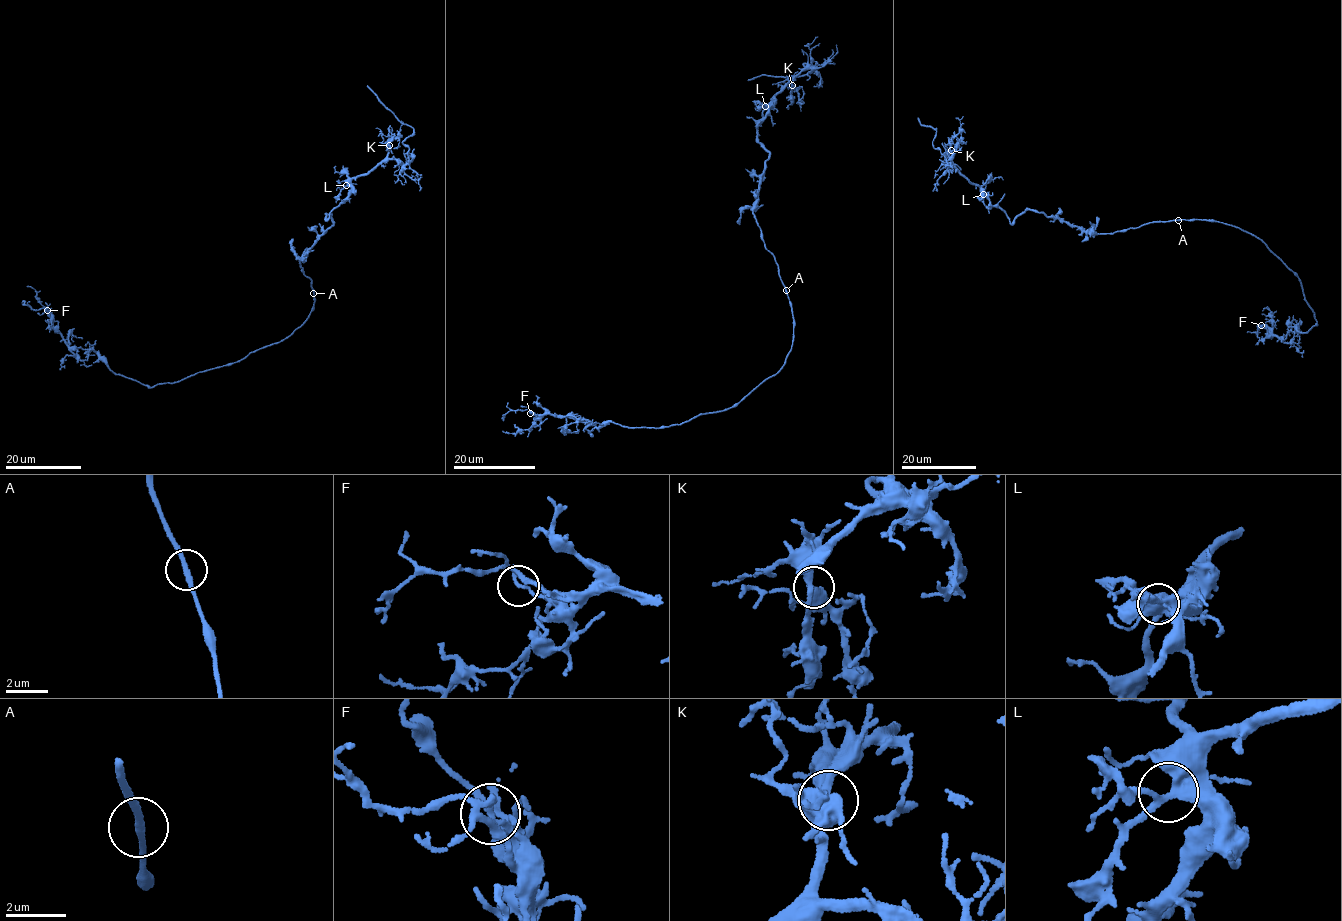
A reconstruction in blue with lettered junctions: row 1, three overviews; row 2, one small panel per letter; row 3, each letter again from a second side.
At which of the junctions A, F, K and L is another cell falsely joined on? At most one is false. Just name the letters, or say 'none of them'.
F

